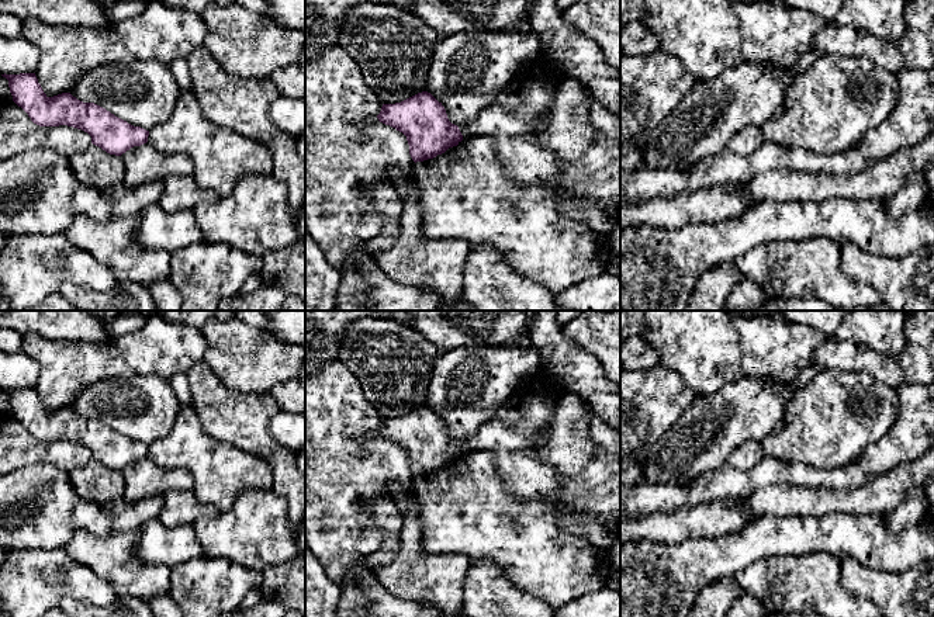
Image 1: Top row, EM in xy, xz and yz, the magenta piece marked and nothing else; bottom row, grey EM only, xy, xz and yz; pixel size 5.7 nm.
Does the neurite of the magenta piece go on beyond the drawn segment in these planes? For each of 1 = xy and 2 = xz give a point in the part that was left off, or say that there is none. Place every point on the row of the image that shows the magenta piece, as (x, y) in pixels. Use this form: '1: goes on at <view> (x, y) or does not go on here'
1: does not go on here
2: does not go on here

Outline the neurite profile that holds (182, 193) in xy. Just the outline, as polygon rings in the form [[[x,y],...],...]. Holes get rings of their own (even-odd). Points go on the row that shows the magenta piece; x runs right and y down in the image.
[[[169,176],[165,180],[165,191],[159,205],[167,214],[193,209],[198,202],[218,201],[219,195],[211,190],[201,188],[191,176]]]

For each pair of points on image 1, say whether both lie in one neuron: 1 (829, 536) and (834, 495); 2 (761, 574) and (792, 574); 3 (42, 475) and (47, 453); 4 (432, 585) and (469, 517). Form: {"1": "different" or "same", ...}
{"1": "different", "2": "same", "3": "different", "4": "different"}

